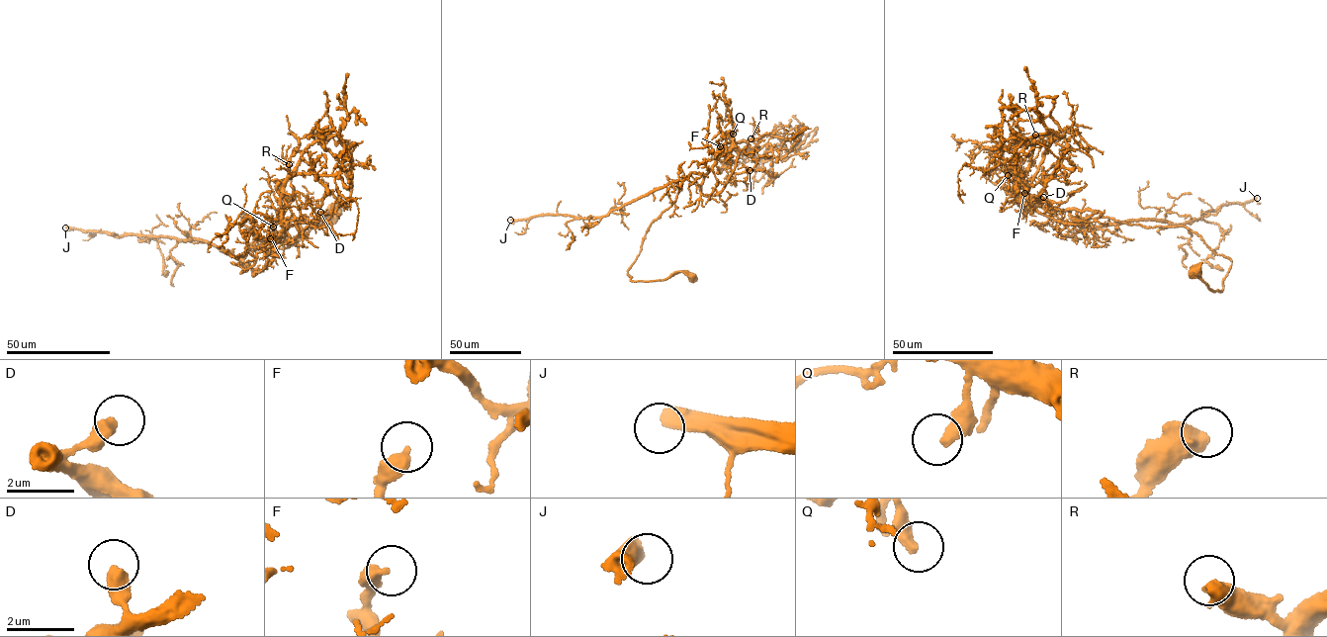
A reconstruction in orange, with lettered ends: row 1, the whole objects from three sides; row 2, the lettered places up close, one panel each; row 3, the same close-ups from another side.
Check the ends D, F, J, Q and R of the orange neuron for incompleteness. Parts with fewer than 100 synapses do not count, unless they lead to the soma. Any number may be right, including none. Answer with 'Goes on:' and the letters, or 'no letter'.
Goes on: J

